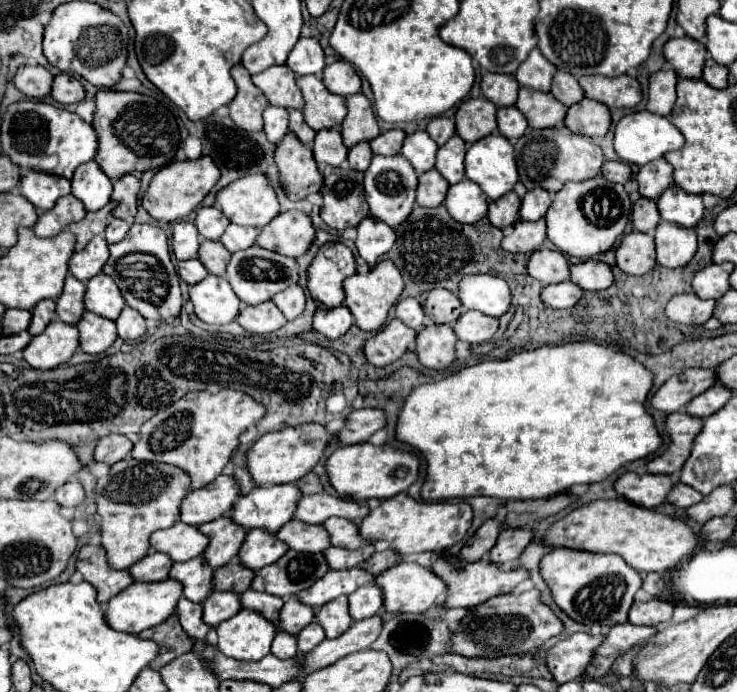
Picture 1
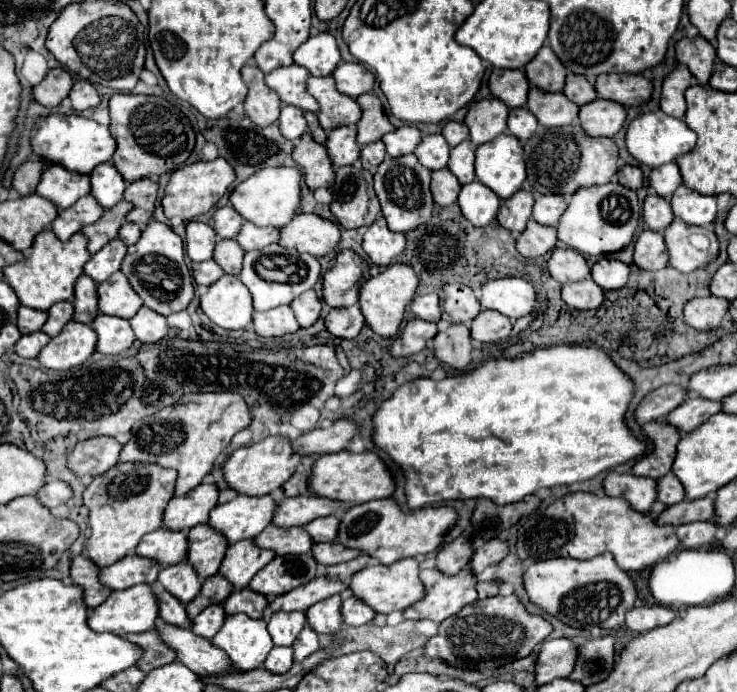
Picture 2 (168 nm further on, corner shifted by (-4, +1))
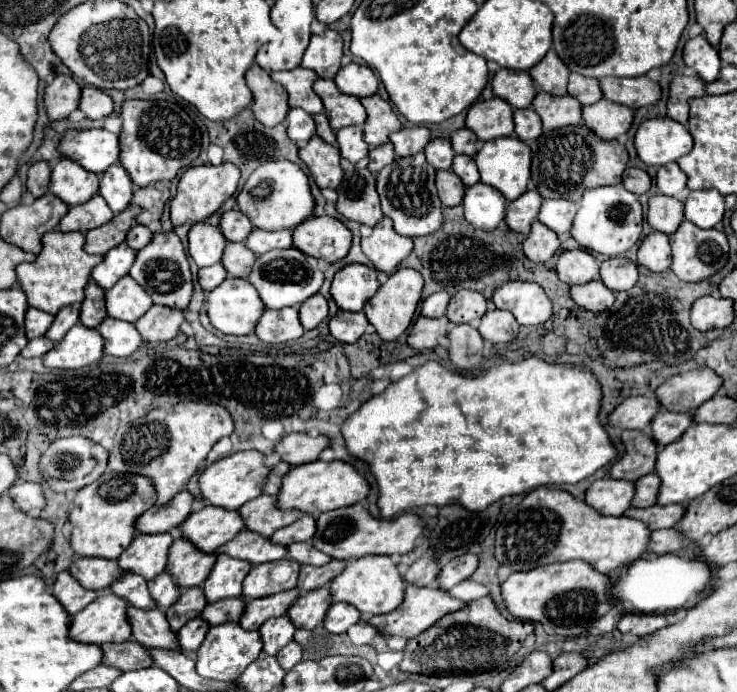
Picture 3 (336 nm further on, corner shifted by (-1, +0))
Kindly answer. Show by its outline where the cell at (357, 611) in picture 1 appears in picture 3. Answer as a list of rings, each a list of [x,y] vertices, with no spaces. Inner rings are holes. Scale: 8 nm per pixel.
[[[333,603],[323,619],[323,627],[331,633],[345,633],[351,625],[359,621],[359,611],[349,603]]]

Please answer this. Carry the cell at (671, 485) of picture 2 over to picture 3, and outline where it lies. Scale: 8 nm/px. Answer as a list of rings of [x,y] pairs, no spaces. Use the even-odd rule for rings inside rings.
[[[655,473],[643,475],[643,479],[635,481],[635,507],[651,507],[655,505],[655,497],[659,491],[659,477]]]

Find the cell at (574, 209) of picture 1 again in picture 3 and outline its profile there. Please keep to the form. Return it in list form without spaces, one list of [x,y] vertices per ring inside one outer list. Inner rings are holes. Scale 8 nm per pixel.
[[[607,185],[585,191],[583,199],[579,201],[579,211],[573,221],[571,235],[581,243],[587,251],[601,253],[607,257],[617,257],[629,251],[643,231],[643,211],[637,195],[623,189],[623,185]]]

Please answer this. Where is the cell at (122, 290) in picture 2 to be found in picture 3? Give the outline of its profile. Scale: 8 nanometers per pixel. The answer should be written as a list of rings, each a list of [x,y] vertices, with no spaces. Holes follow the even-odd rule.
[[[129,275],[119,279],[111,289],[105,291],[105,301],[109,317],[129,323],[135,323],[153,305],[147,291],[143,291],[143,287],[139,287],[139,283],[135,283],[135,279],[131,279]]]

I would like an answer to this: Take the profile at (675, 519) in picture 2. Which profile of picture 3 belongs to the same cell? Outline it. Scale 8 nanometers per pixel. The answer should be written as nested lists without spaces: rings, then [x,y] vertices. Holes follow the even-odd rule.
[[[655,505],[655,507],[645,507],[645,509],[631,507],[625,517],[643,521],[647,525],[647,529],[655,531],[655,529],[673,527],[683,517],[683,511],[685,511],[683,505],[665,505],[665,507]]]

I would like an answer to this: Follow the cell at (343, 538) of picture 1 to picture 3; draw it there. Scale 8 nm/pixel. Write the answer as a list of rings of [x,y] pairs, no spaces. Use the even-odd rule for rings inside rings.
[[[303,515],[295,523],[283,527],[283,529],[277,529],[269,537],[269,541],[277,543],[277,545],[291,545],[295,541],[309,541],[313,533],[315,533],[315,517],[313,515]]]

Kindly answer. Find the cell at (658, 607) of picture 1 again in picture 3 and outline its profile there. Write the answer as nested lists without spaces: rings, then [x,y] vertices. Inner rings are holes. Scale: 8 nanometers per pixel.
[[[627,613],[617,623],[617,629],[621,635],[635,635],[635,637],[647,637],[659,629],[667,627],[667,619],[663,615],[647,615],[647,613]]]

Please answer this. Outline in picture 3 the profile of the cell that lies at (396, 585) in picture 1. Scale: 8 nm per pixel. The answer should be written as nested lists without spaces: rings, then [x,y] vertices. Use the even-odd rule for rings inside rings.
[[[367,555],[367,559],[351,559],[343,573],[331,581],[331,601],[351,603],[361,613],[379,615],[393,611],[403,601],[403,577],[397,571],[397,563],[385,555]]]

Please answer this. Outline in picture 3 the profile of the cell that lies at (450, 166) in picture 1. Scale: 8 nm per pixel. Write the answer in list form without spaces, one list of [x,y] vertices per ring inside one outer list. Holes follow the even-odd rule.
[[[455,155],[455,159],[453,159],[453,171],[461,177],[461,181],[467,187],[479,183],[479,171],[477,171],[477,165],[475,165],[475,159],[473,157]]]

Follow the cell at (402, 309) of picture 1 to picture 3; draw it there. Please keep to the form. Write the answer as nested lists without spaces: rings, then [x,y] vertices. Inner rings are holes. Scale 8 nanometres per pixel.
[[[439,291],[439,293],[431,295],[431,297],[427,297],[421,303],[421,315],[425,315],[425,317],[441,317],[441,315],[445,315],[449,299],[451,299],[451,295],[447,291]]]

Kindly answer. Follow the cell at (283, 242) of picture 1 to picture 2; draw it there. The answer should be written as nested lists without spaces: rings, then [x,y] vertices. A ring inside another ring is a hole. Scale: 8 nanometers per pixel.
[[[300,212],[300,214],[294,214],[290,224],[280,228],[280,240],[278,240],[278,244],[286,246],[286,248],[296,248],[302,254],[324,256],[324,252],[332,252],[336,248],[338,240],[340,240],[340,230],[338,230],[336,224],[332,224],[330,220],[324,220],[324,218],[316,216],[316,214],[304,214],[304,212]]]

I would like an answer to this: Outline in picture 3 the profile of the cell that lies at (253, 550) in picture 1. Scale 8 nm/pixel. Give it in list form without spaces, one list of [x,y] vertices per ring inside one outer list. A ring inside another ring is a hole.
[[[219,555],[217,563],[203,583],[203,593],[207,603],[215,603],[227,597],[241,597],[241,583],[253,565],[247,561],[231,559],[229,555]]]

